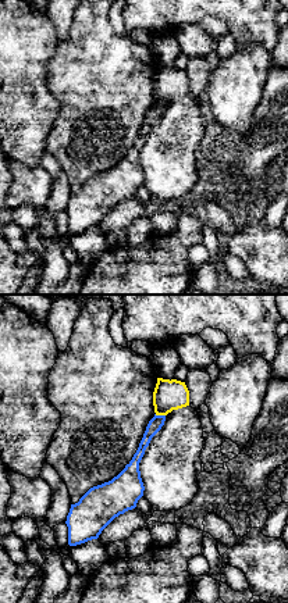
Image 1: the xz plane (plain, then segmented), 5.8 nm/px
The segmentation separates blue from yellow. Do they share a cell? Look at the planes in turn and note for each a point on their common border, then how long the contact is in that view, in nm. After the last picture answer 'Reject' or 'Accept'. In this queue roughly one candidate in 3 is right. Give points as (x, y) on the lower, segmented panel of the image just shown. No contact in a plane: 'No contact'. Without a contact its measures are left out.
Touches blue at (160, 416). Shared border 60 nm

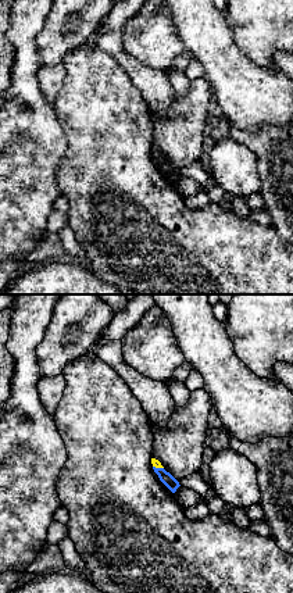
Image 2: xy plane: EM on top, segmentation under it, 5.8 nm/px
Touches blue at (158, 468). Shared border 70 nm

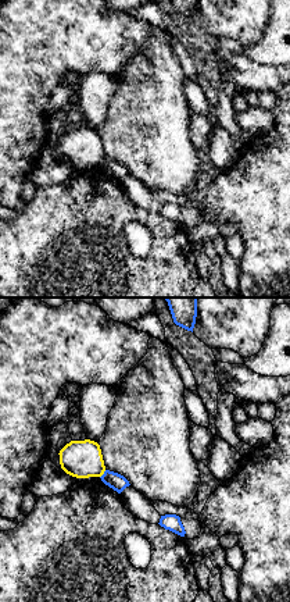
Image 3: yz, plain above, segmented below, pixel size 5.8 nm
Touches blue at (103, 474). Shared border 60 nm

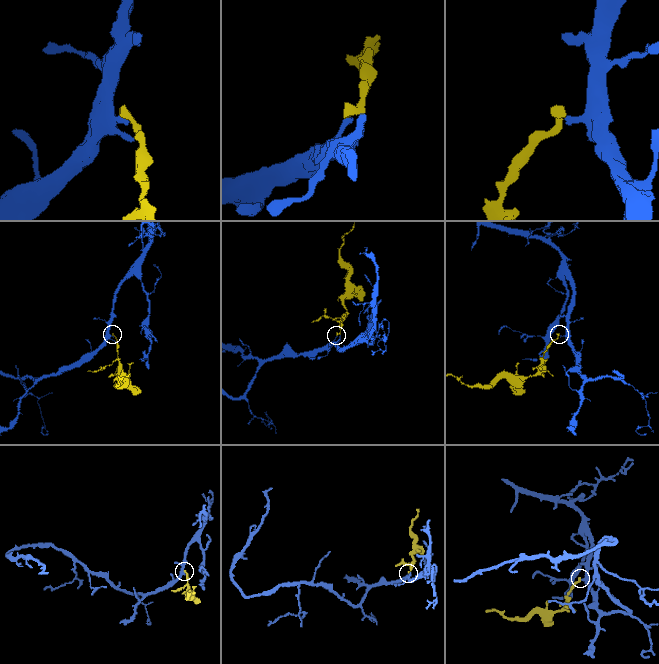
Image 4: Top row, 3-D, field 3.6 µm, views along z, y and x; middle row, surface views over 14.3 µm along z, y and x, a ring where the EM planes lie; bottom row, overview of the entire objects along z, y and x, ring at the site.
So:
Reject

